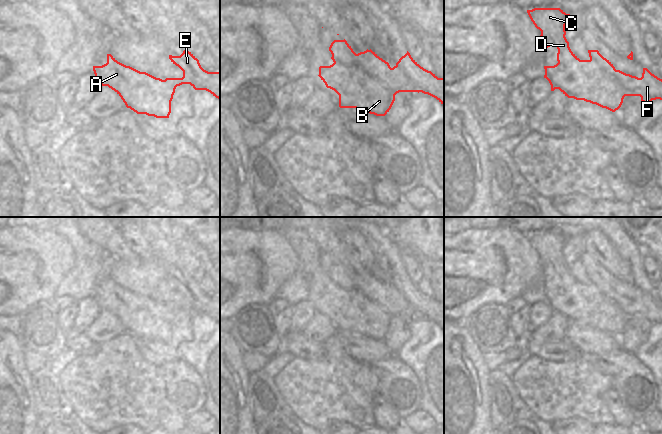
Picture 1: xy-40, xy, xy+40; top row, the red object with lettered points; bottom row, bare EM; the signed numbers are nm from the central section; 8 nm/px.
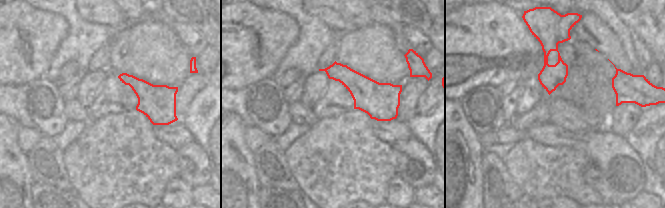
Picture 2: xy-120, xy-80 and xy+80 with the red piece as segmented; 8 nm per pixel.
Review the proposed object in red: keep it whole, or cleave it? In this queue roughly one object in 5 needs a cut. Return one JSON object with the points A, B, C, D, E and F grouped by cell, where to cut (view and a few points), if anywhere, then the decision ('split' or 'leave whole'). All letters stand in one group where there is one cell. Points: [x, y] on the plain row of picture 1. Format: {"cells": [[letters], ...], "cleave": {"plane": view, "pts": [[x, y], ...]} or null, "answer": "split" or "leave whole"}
{"cells": [["A", "B", "C", "D"], ["E", "F"]], "cleave": {"plane": "xy", "pts": [[356, 278], [356, 285], [364, 293], [398, 316]]}, "answer": "split"}

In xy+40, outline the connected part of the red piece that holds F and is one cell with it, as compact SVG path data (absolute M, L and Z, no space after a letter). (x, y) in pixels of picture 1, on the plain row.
M588 274L588 277L591 284L594 284L602 294L617 305L625 320L640 320L641 325L646 328L652 324L662 324L662 303L652 298L647 292L643 292L642 301L638 302L616 294L598 274Z

